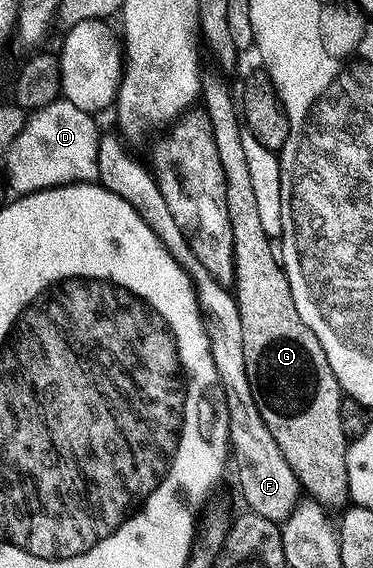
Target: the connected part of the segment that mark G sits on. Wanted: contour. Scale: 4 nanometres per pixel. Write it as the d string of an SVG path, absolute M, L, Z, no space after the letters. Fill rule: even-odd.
M202 74L199 103L211 121L215 149L219 149L219 161L225 174L227 213L233 234L232 286L235 288L237 308L243 325L243 365L247 365L251 397L255 397L255 405L259 405L259 417L263 417L267 429L271 429L271 437L275 437L279 453L283 453L287 465L295 473L300 490L319 506L337 513L350 502L351 484L348 477L347 438L345 439L345 427L341 424L343 392L335 373L331 373L331 365L327 365L327 353L323 353L323 345L319 345L319 337L315 337L315 333L311 333L311 329L303 325L299 309L295 309L295 297L291 297L293 287L287 281L285 268L274 244L273 247L269 244L272 243L271 236L264 231L263 224L259 221L259 210L252 188L254 180L248 169L251 156L245 152L246 136L243 134L239 103L234 92L233 95L229 92L229 83L225 80L228 78L224 74L216 74Z

